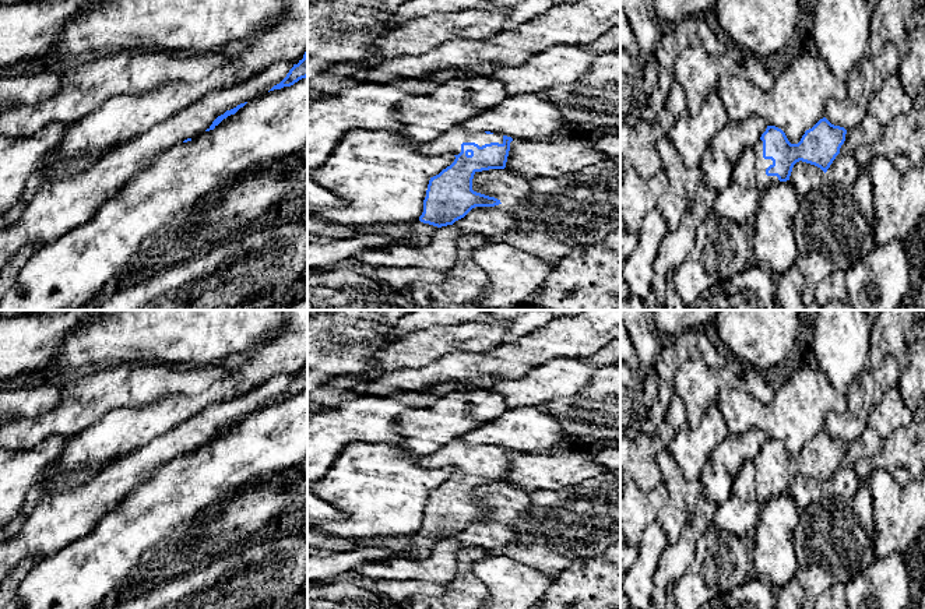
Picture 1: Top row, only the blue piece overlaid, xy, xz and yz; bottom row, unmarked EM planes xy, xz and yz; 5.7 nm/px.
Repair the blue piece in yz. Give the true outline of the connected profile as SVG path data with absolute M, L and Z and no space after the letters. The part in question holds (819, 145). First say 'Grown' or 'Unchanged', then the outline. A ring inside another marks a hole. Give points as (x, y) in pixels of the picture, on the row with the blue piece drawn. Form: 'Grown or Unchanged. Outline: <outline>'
Grown. Outline: M823 117L805 131L798 144L791 144L781 129L767 126L753 147L759 191L764 191L771 183L789 180L792 168L799 161L826 173L840 154L845 134L844 127L834 126Z

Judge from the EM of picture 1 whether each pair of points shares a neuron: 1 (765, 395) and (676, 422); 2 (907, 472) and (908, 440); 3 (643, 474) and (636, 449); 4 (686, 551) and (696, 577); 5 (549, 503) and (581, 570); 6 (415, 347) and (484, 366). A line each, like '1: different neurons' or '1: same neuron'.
1: different neurons
2: same neuron
3: same neuron
4: different neurons
5: different neurons
6: different neurons

